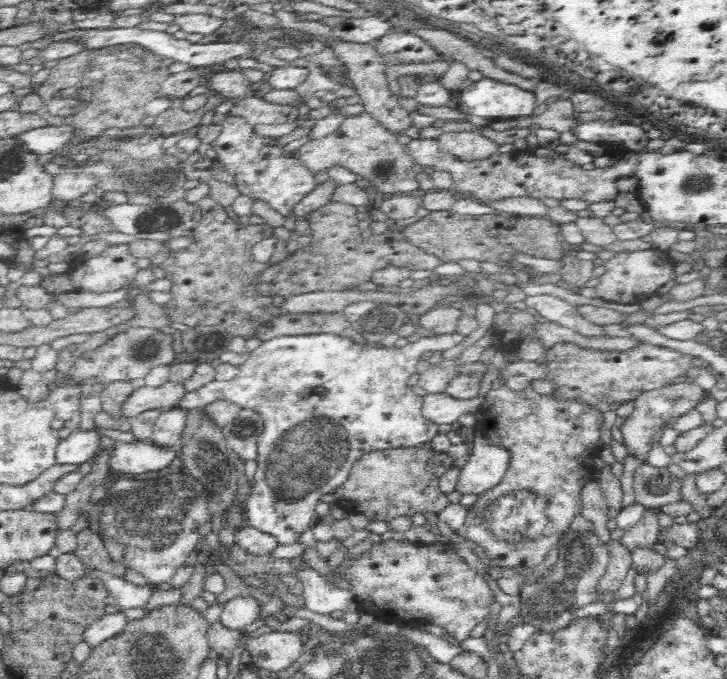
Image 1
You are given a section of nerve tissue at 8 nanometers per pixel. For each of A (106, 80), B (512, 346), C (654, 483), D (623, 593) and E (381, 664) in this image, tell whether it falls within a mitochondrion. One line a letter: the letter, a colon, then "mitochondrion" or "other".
A: mitochondrion
B: other
C: mitochondrion
D: other
E: mitochondrion

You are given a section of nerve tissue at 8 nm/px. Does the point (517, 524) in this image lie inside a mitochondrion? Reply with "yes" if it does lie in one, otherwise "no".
yes

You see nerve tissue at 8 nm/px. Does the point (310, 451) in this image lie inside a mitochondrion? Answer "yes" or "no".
yes

